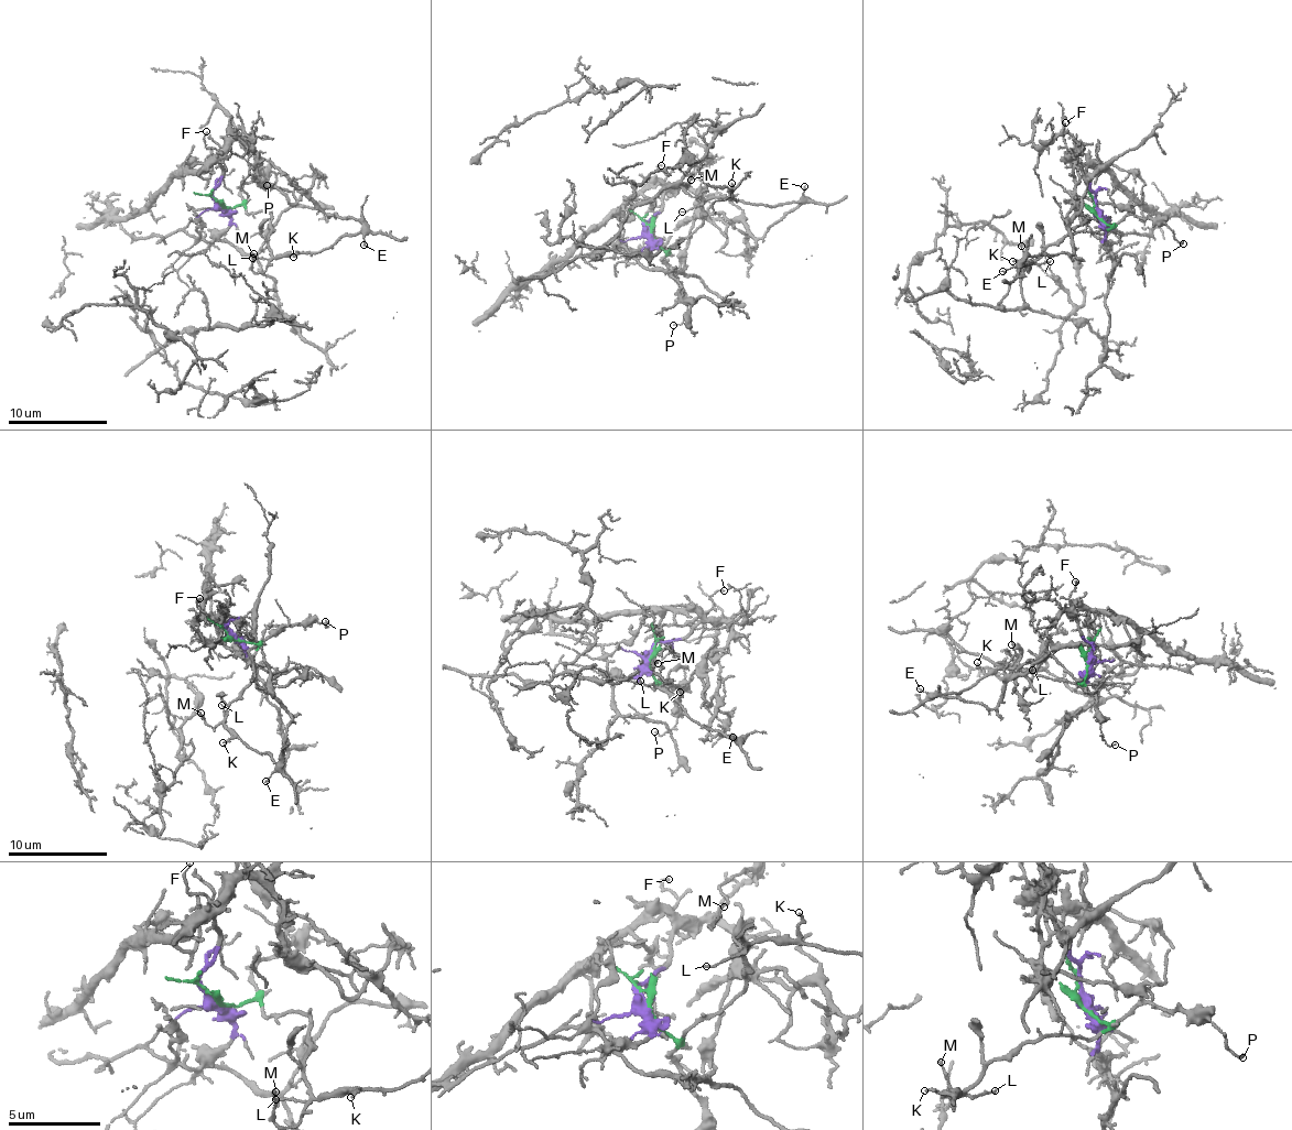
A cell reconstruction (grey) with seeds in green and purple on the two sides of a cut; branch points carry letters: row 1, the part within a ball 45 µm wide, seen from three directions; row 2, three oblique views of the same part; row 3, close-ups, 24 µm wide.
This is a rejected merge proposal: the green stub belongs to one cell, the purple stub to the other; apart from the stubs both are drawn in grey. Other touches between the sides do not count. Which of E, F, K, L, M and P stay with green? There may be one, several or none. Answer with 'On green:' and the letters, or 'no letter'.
On green: E, K, L, M, P

